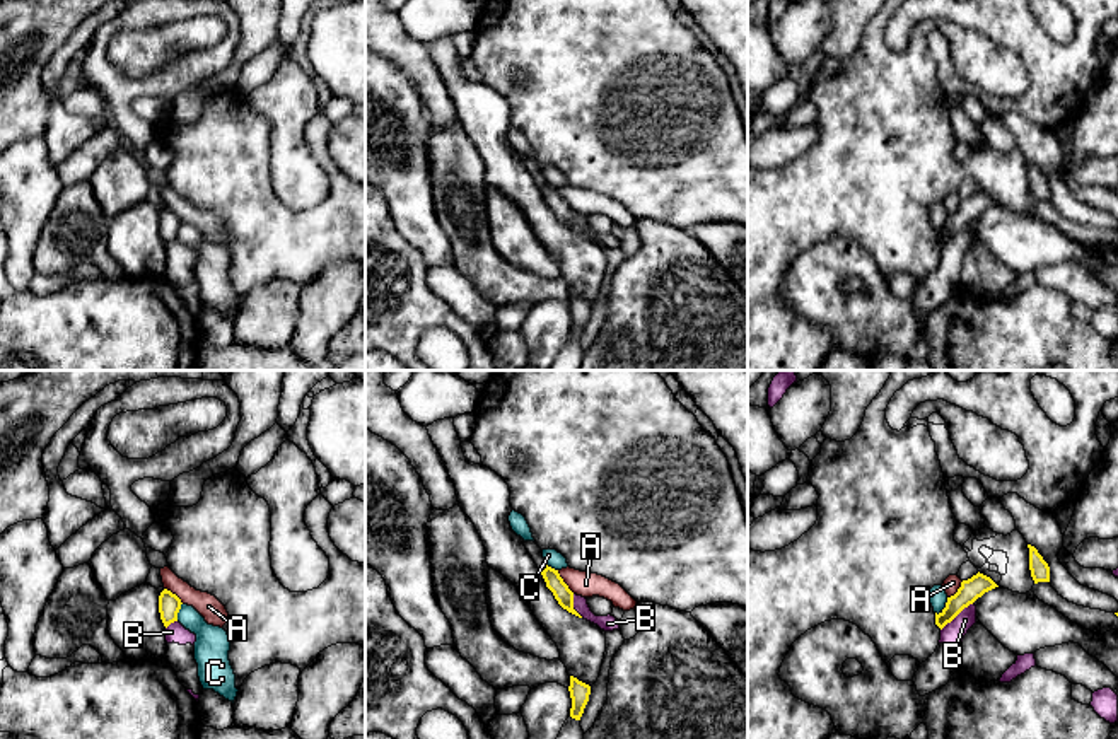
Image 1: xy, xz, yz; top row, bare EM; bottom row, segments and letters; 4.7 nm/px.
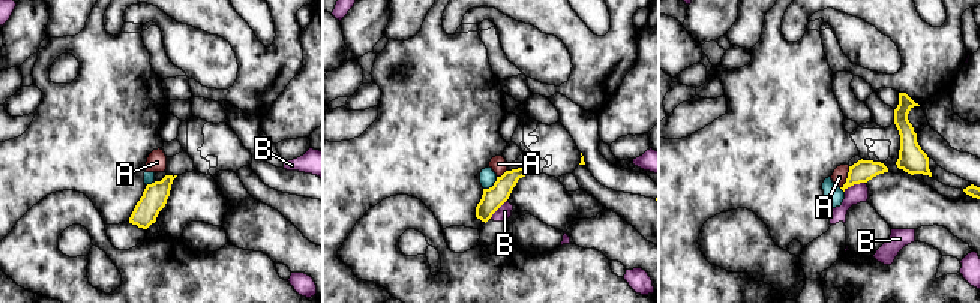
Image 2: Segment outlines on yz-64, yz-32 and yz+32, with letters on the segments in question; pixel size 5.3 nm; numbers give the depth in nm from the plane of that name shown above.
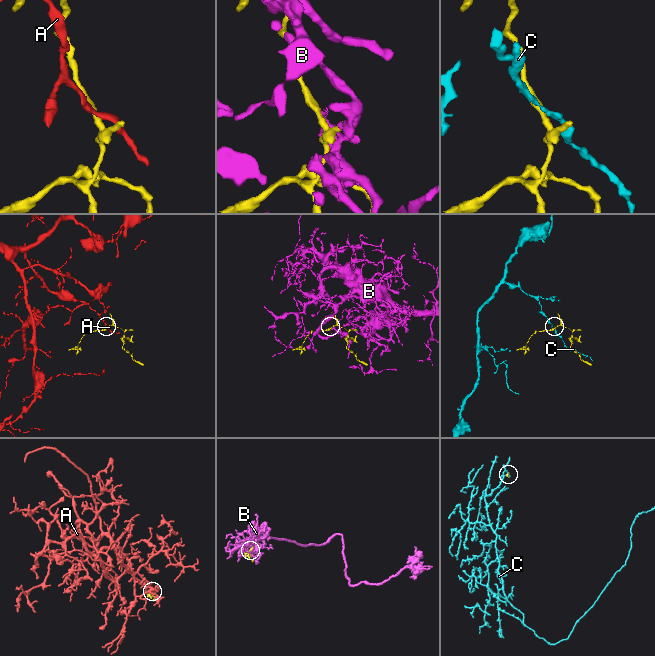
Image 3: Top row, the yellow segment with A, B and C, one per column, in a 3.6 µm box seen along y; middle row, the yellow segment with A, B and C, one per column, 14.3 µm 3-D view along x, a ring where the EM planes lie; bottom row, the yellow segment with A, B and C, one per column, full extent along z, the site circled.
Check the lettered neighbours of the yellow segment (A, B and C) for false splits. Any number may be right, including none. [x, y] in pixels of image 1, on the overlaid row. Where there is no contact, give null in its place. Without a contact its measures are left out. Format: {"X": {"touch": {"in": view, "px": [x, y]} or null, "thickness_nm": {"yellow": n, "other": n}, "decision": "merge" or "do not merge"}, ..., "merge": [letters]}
{"A": {"touch": {"in": "xz", "px": [564, 582]}, "thickness_nm": {"yellow": 80, "other": 120}, "decision": "do not merge"}, "B": {"touch": {"in": "yz", "px": [956, 615]}, "thickness_nm": {"yellow": 100, "other": 100}, "decision": "do not merge"}, "C": {"touch": {"in": "yz", "px": [946, 606]}, "thickness_nm": {"yellow": 100, "other": 80}, "decision": "do not merge"}, "merge": []}

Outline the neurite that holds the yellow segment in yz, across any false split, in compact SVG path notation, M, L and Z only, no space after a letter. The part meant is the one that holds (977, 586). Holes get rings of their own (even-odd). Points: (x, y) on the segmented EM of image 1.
M976 573L968 580L961 582L958 592L947 597L946 608L937 614L935 625L942 630L947 623L951 623L964 608L973 604L985 592L999 587L990 577L983 573Z

